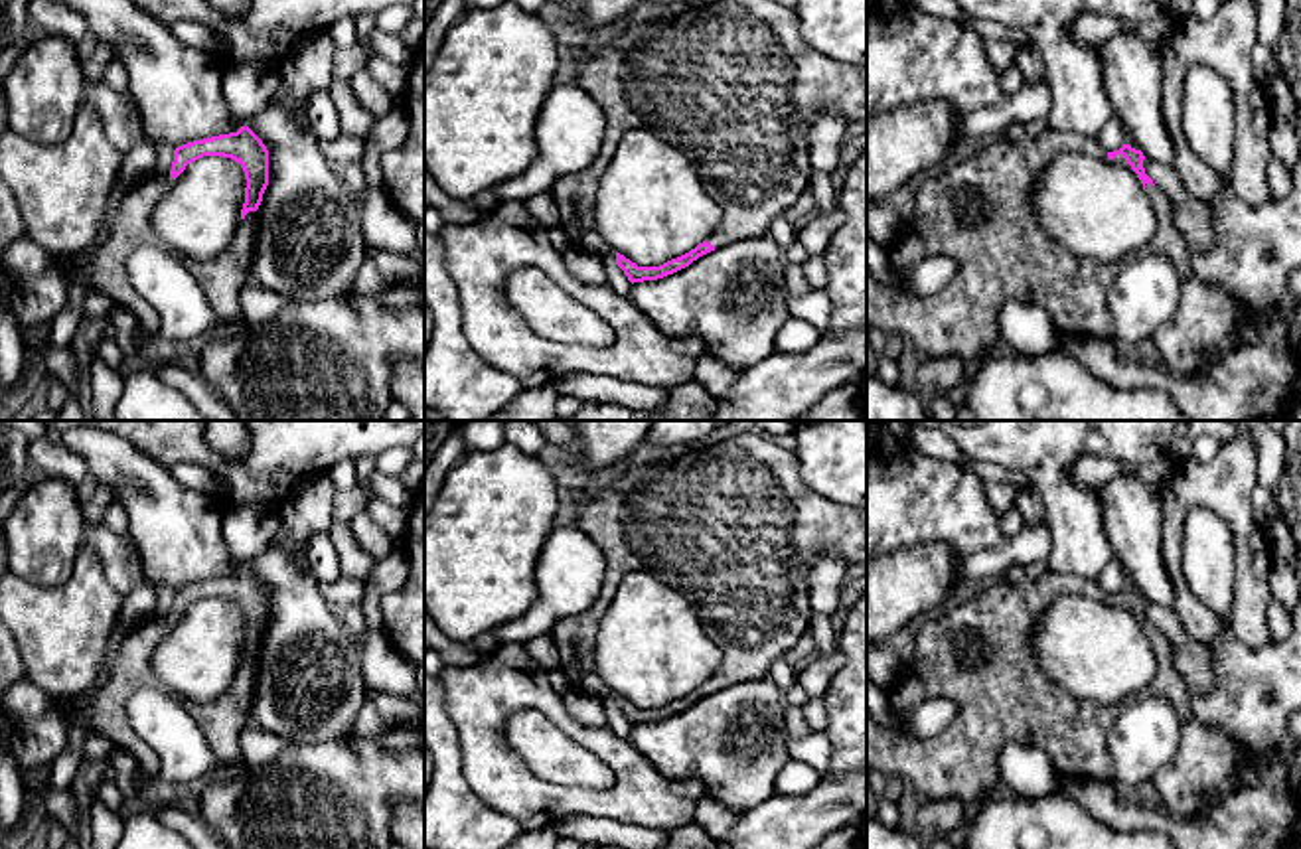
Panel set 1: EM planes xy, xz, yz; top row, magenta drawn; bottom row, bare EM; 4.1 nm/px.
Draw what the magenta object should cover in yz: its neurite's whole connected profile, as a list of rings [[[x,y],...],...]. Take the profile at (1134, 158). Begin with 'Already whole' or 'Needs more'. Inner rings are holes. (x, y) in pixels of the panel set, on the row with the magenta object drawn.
Needs more. [[[1123,144],[1108,152],[1108,158],[1129,166],[1141,180],[1157,217],[1149,251],[1167,257],[1181,278],[1179,306],[1153,334],[1163,365],[1177,375],[1194,377],[1222,363],[1234,349],[1258,344],[1279,320],[1281,304],[1250,320],[1224,288],[1200,280],[1175,227],[1169,195],[1145,174],[1143,152]]]

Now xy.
Needs more. [[[249,126],[178,146],[172,170],[156,170],[150,178],[126,190],[107,241],[93,253],[85,253],[85,282],[89,288],[105,294],[115,306],[126,308],[148,336],[158,332],[160,318],[154,306],[130,284],[126,259],[138,247],[158,243],[150,223],[158,201],[170,192],[172,182],[186,166],[203,156],[223,156],[241,164],[247,180],[243,221],[223,253],[205,261],[186,261],[184,267],[197,280],[221,322],[239,324],[241,290],[251,278],[259,205],[268,186],[268,150]]]

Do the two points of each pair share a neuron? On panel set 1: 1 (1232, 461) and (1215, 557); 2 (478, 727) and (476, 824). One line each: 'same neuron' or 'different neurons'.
1: different neurons
2: different neurons

